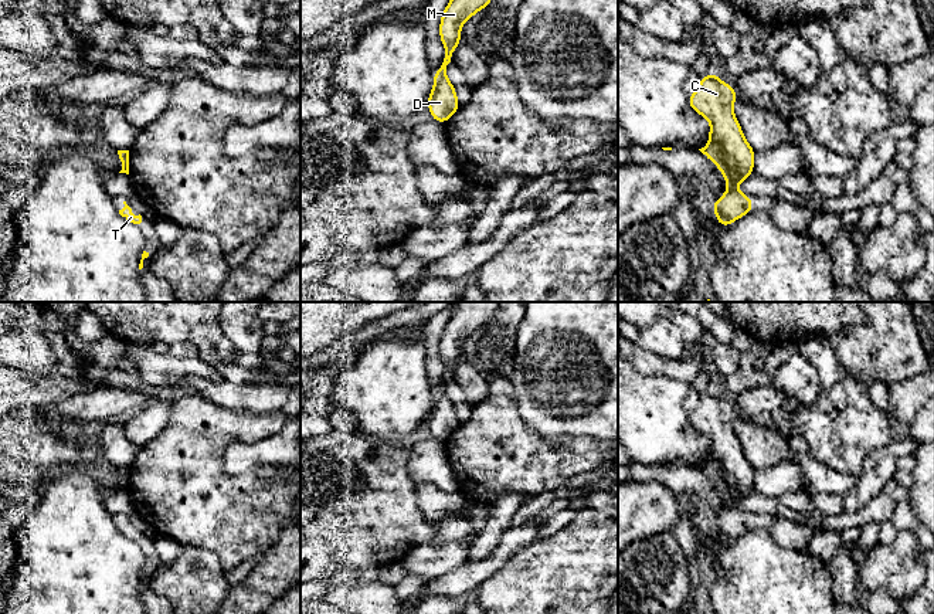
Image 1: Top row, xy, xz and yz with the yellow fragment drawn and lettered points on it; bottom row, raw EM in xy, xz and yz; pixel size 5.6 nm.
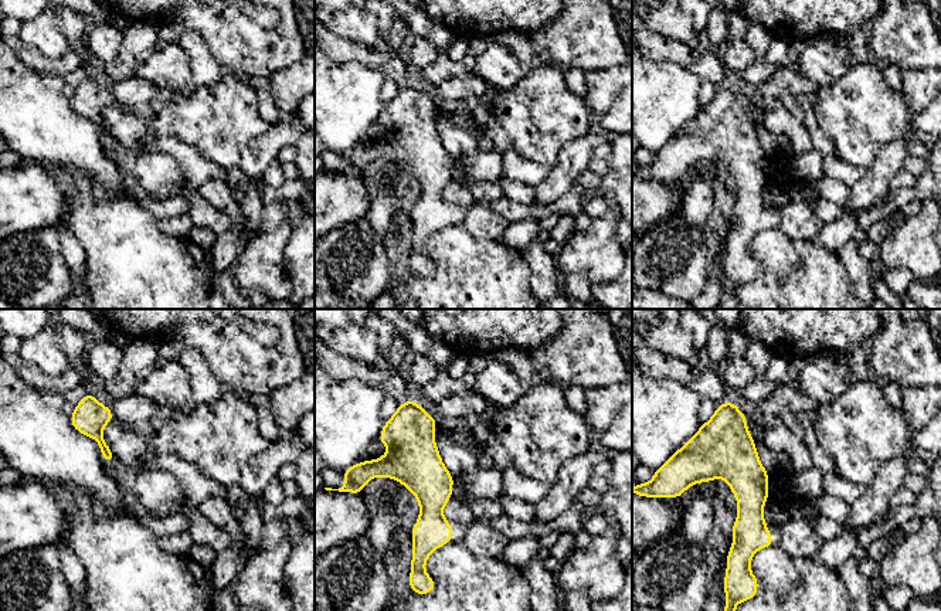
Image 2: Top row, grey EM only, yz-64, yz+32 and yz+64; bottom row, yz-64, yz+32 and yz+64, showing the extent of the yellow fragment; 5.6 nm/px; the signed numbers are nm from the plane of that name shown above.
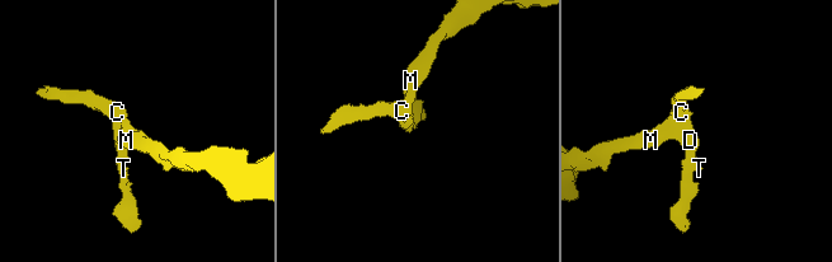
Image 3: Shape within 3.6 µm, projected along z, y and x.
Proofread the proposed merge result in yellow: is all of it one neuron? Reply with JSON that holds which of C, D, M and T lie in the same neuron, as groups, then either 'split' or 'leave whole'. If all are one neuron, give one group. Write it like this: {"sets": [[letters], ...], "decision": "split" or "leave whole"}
{"sets": [["C", "D", "M", "T"]], "decision": "leave whole"}

